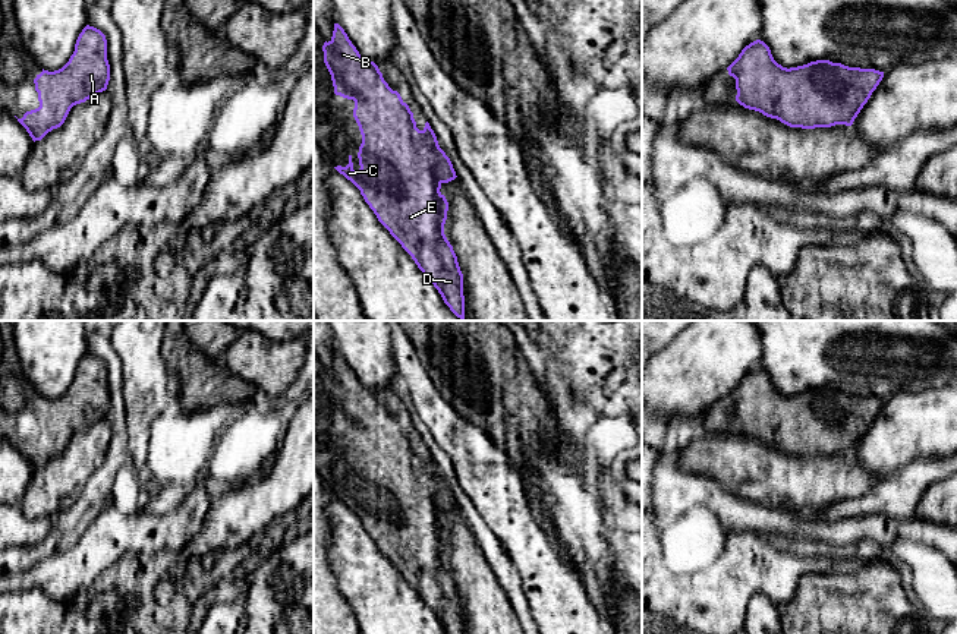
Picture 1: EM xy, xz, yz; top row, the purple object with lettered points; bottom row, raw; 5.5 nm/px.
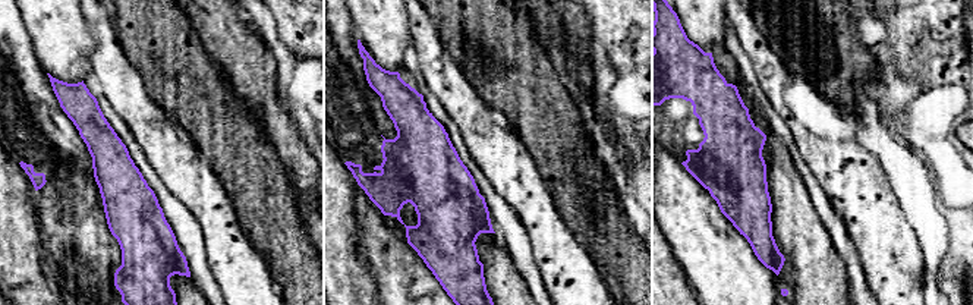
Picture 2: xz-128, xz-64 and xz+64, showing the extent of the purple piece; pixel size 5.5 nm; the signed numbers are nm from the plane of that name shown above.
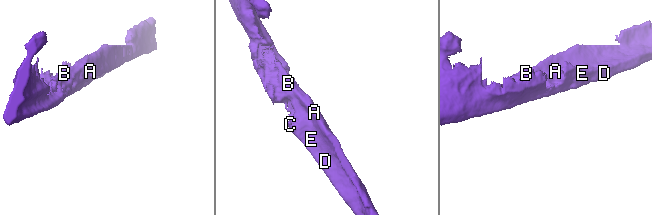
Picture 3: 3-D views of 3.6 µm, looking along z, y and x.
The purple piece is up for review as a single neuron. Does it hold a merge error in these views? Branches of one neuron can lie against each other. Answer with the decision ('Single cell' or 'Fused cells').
Single cell

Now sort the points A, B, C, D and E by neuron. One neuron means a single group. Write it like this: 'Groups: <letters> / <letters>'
Groups: A B C D E

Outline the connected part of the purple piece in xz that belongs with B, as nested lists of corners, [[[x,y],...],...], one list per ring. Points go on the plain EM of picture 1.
[[[334,351],[333,365],[324,370],[322,379],[334,422],[355,429],[353,445],[362,463],[358,480],[361,496],[353,498],[352,483],[346,495],[334,496],[361,518],[378,549],[412,584],[444,631],[465,634],[463,602],[444,562],[448,530],[440,520],[443,511],[457,505],[450,486],[440,476],[429,451],[422,458],[416,455],[409,433],[388,414],[378,394],[359,382],[339,351]]]

